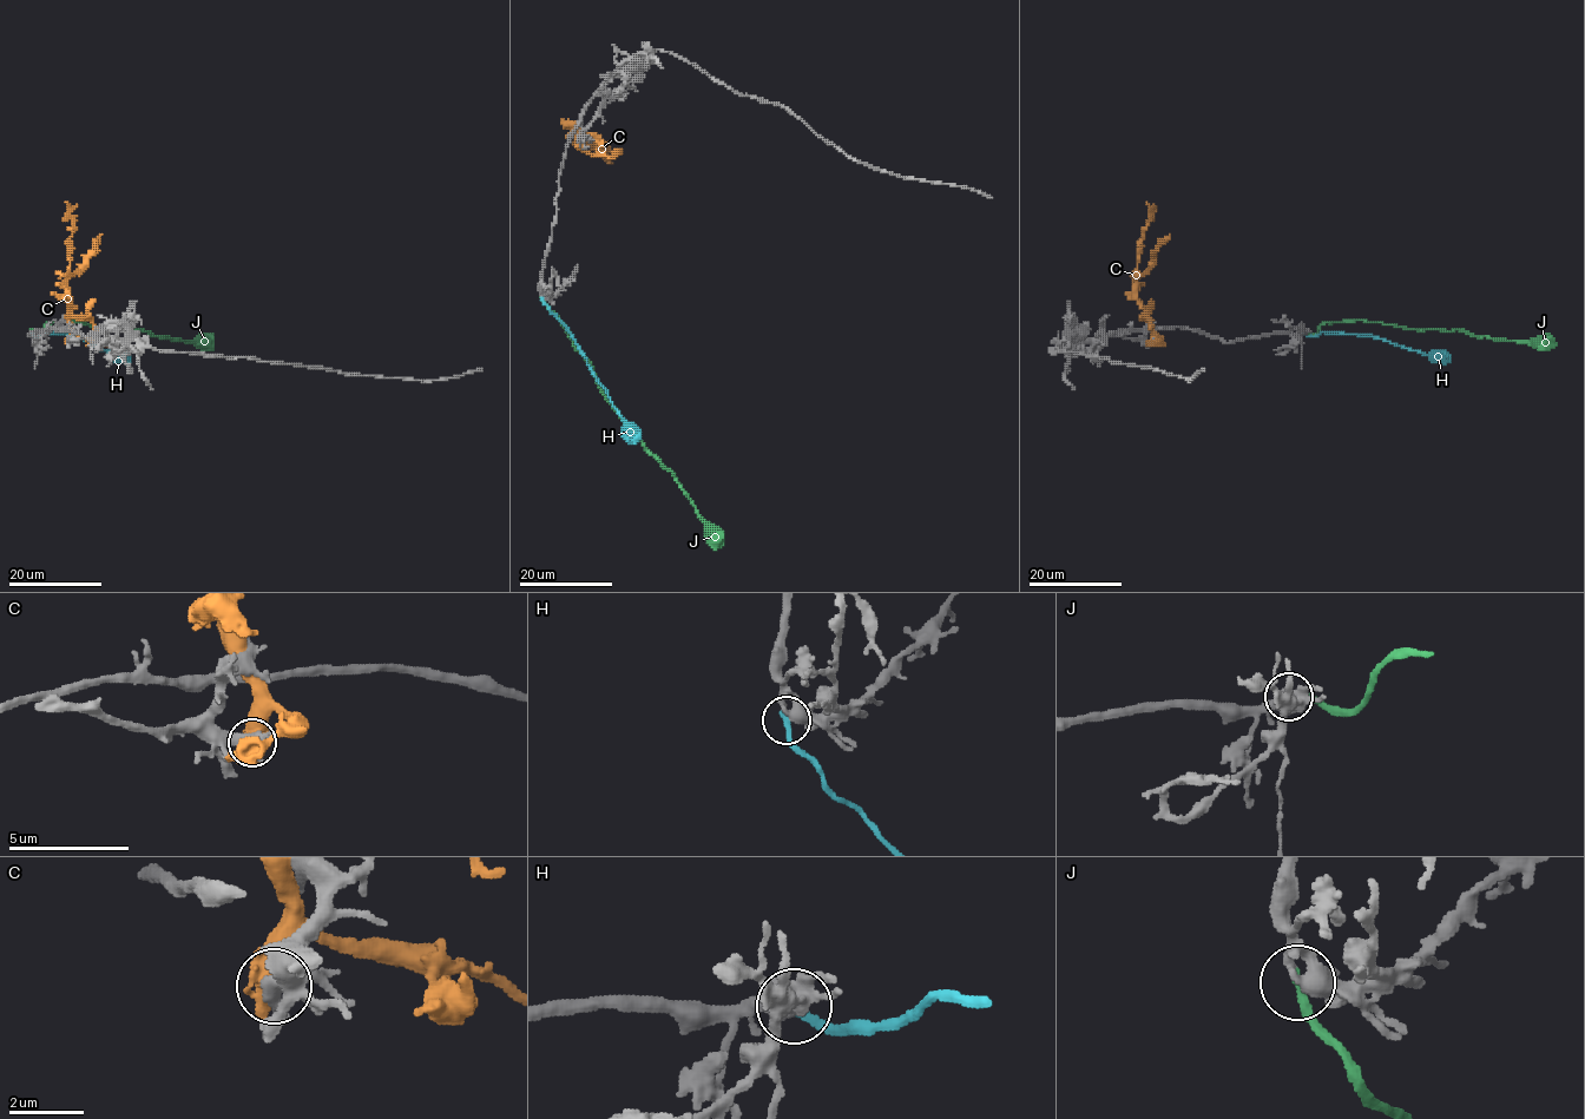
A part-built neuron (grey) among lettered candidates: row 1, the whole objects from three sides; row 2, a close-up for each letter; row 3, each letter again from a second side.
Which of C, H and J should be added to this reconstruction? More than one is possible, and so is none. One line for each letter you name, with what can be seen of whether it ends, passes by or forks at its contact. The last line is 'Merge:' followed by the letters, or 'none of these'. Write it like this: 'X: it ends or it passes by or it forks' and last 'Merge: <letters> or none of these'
J: it ends
Merge: J

